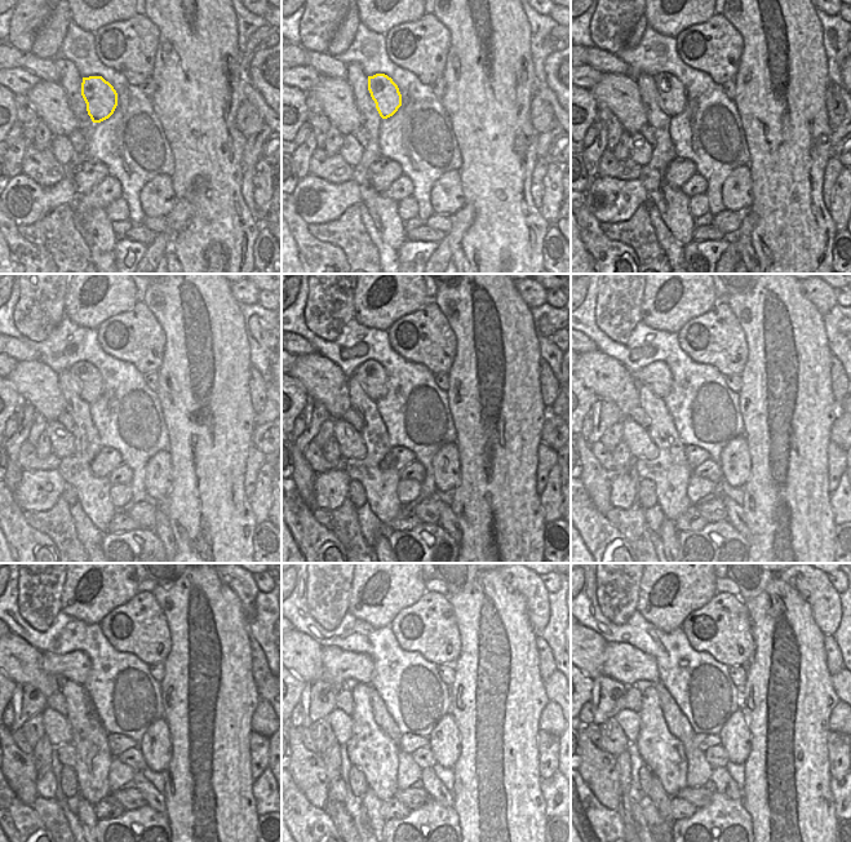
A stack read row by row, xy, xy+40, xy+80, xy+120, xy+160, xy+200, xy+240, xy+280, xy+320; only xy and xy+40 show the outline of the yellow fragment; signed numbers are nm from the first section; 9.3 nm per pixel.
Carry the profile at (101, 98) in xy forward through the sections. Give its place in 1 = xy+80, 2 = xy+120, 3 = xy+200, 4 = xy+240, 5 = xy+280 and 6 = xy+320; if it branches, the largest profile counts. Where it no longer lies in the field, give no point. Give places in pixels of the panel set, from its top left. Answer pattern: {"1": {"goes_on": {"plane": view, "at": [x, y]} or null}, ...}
{"1": {"goes_on": {"plane": "xy+80", "at": [673, 94]}}, "2": {"goes_on": {"plane": "xy+120", "at": [89, 381]}}, "3": {"goes_on": {"plane": "xy+200", "at": [657, 376]}}, "4": {"goes_on": {"plane": "xy+240", "at": [75, 665]}}, "5": {"goes_on": {"plane": "xy+280", "at": [342, 665]}}, "6": {"goes_on": {"plane": "xy+320", "at": [624, 663]}}}

